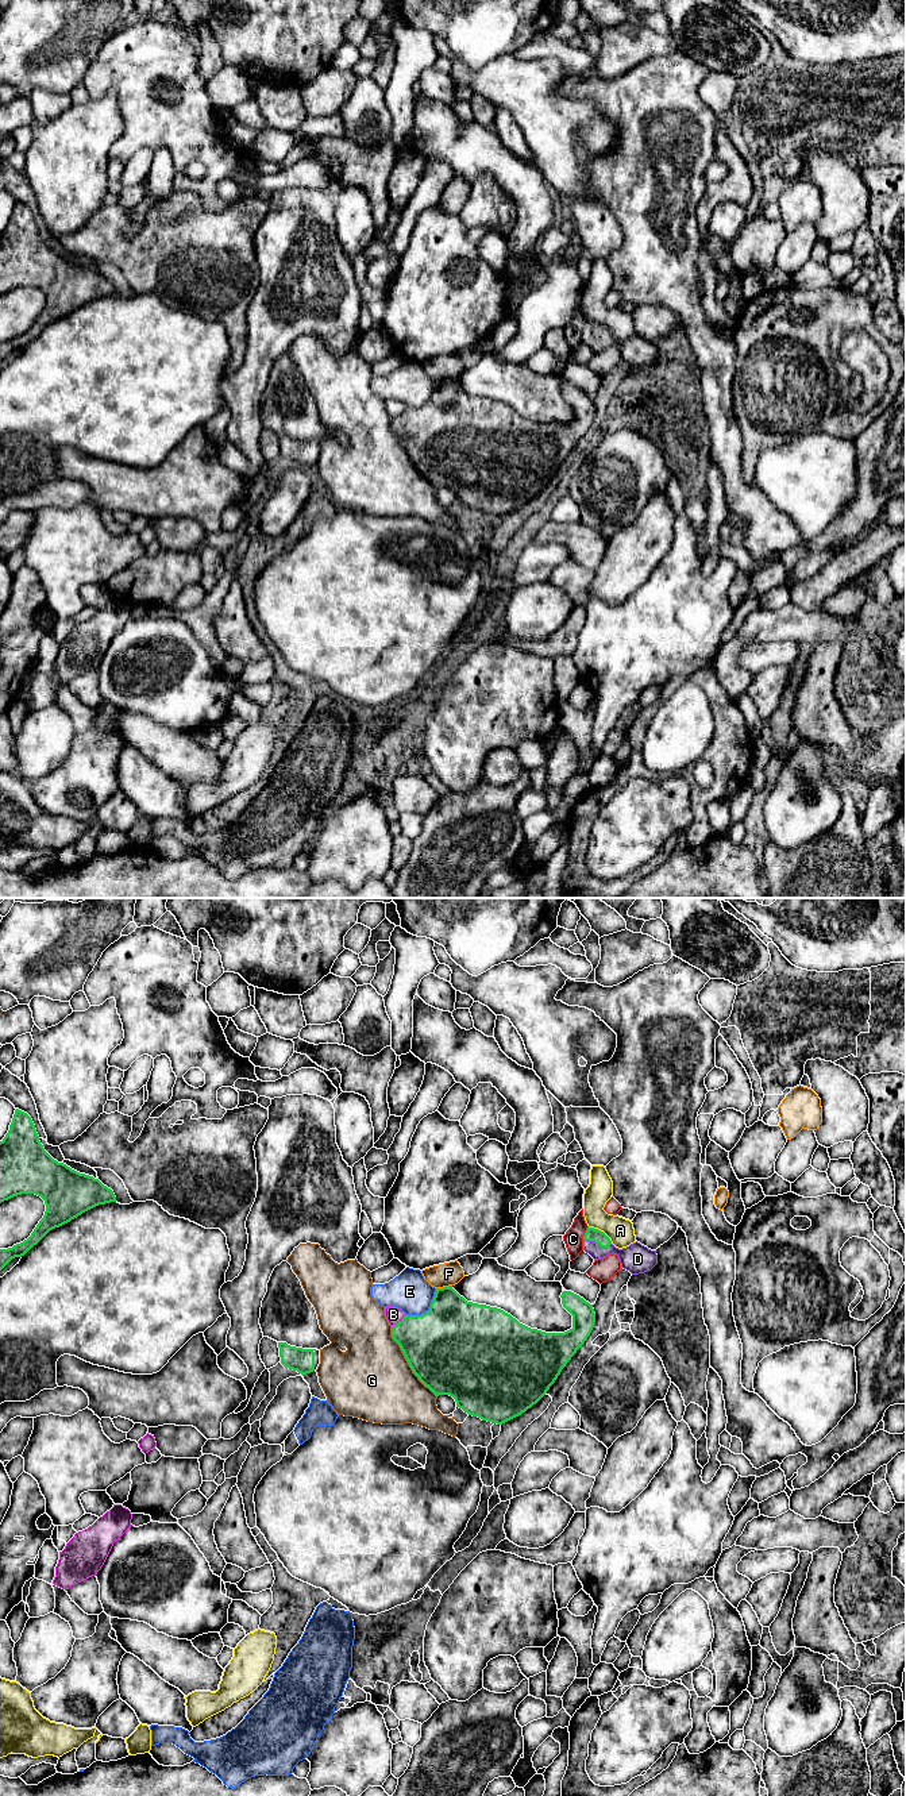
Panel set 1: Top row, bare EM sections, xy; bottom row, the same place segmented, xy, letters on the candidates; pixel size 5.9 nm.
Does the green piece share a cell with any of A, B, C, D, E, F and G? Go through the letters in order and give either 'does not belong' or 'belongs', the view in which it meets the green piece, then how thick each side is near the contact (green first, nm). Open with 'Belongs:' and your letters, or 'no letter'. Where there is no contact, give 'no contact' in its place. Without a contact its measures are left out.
Belongs: D
A: does not belong; meets green in xy; 80 nm thick on the green side, 160 nm on the other
B: does not belong; meets green in xy; 380 nm thick on the green side, 100 nm on the other
C: does not belong; meets green in xy; 80 nm thick on the green side, 120 nm on the other
D: belongs; meets green in xy; 80 nm thick on the green side, 170 nm on the other
E: does not belong; meets green in xy; 500 nm thick on the green side, 240 nm on the other
F: does not belong; meets green in xy; 360 nm thick on the green side, 140 nm on the other
G: does not belong; meets green in xy; 480 nm thick on the green side, 480 nm on the other

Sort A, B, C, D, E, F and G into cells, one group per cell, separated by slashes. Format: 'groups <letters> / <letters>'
groups A / B / C / D / E / F / G

